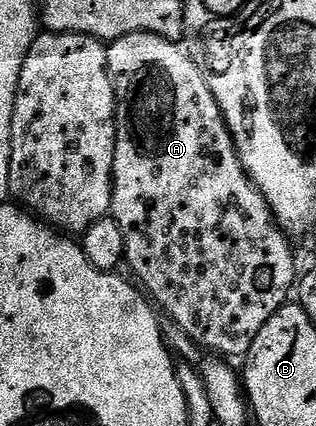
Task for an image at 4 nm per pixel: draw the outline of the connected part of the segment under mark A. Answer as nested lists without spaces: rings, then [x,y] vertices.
[[[134,32],[133,34],[125,34],[125,38],[117,38],[116,40],[110,41],[109,47],[107,49],[107,65],[111,70],[111,79],[115,81],[115,94],[117,97],[117,108],[121,116],[121,123],[119,124],[119,142],[115,146],[115,196],[111,199],[111,210],[110,215],[114,217],[114,220],[120,224],[120,228],[124,234],[124,250],[125,264],[126,267],[129,266],[135,271],[134,279],[138,281],[141,285],[142,291],[146,293],[148,297],[162,311],[165,313],[167,311],[167,316],[192,340],[195,344],[200,344],[203,348],[208,348],[208,353],[218,354],[223,358],[232,358],[231,356],[239,356],[238,358],[246,357],[249,346],[253,346],[253,338],[257,338],[257,334],[261,334],[261,326],[265,326],[265,322],[269,322],[269,318],[273,318],[273,314],[279,308],[283,307],[284,304],[288,303],[290,294],[292,295],[293,289],[297,284],[297,272],[295,276],[295,252],[291,249],[292,241],[289,239],[286,232],[280,228],[277,221],[275,221],[275,215],[271,213],[271,208],[265,202],[263,195],[259,193],[259,188],[250,178],[247,177],[246,172],[243,170],[243,164],[239,161],[239,152],[235,149],[235,143],[231,137],[231,131],[227,129],[227,122],[223,117],[223,111],[213,90],[209,86],[207,81],[207,75],[204,74],[203,69],[199,67],[199,63],[195,61],[194,55],[186,47],[183,49],[184,45],[182,43],[176,42],[174,40],[166,40],[164,36],[158,36],[152,32]]]

